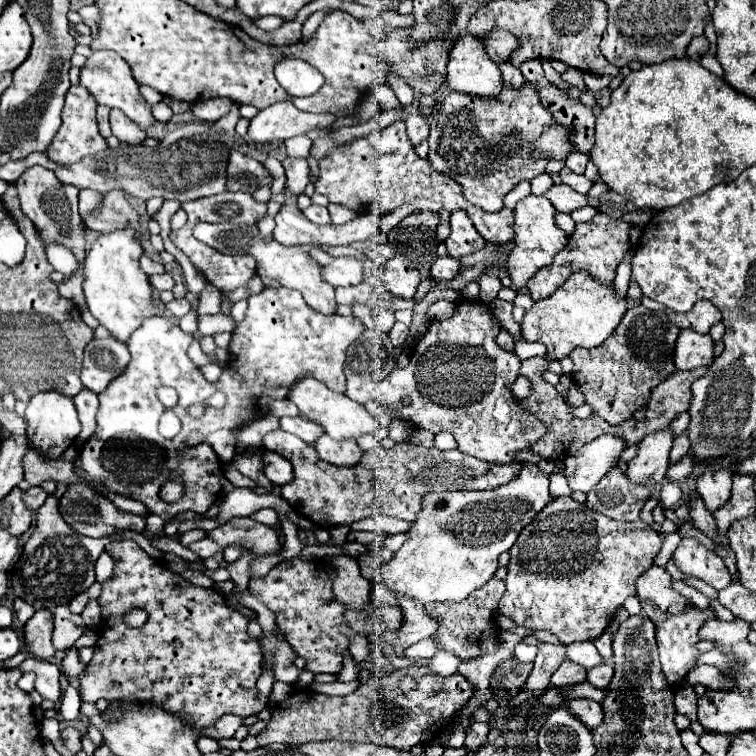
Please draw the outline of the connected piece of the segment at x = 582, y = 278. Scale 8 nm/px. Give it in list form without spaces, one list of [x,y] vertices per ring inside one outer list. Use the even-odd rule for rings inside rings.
[[[574,272],[552,296],[536,300],[520,322],[522,338],[528,342],[542,342],[548,348],[550,358],[564,358],[576,346],[596,348],[618,326],[626,314],[626,298],[618,298],[612,284],[598,284],[588,272]]]

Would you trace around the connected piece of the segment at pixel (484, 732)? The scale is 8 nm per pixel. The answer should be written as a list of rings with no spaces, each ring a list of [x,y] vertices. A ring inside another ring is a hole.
[[[472,722],[466,728],[466,748],[480,748],[488,738],[490,726],[484,722]]]

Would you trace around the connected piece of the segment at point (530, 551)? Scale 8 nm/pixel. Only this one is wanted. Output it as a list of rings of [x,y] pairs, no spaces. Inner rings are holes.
[[[554,498],[538,516],[520,532],[518,542],[510,550],[506,576],[506,594],[498,602],[500,614],[530,630],[548,630],[560,644],[590,642],[602,636],[614,620],[618,608],[628,596],[636,596],[636,578],[646,572],[658,554],[662,536],[642,520],[614,522],[608,516],[590,510],[572,498]]]

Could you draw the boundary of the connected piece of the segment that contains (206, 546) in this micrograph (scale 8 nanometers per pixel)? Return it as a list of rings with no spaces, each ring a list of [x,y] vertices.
[[[206,537],[198,540],[198,542],[194,542],[194,544],[190,546],[190,550],[192,550],[192,552],[196,552],[198,557],[202,560],[223,551],[223,549],[210,537]]]

